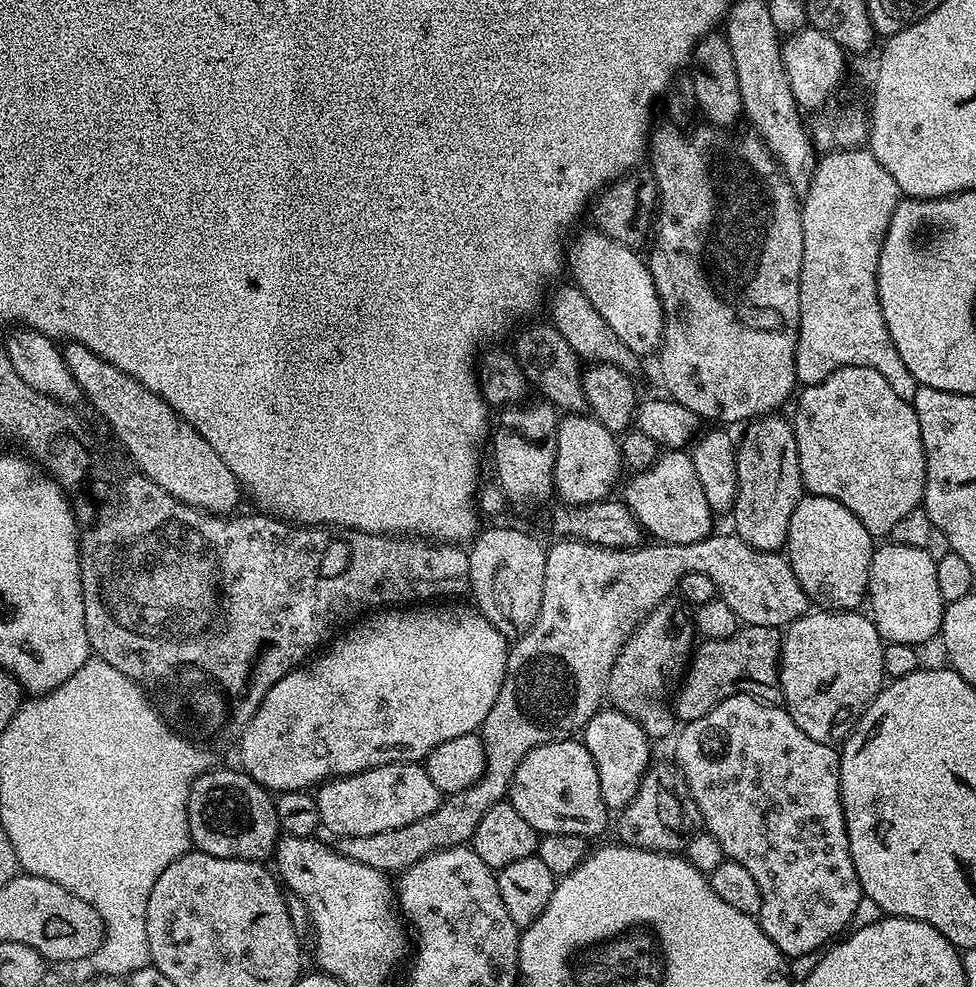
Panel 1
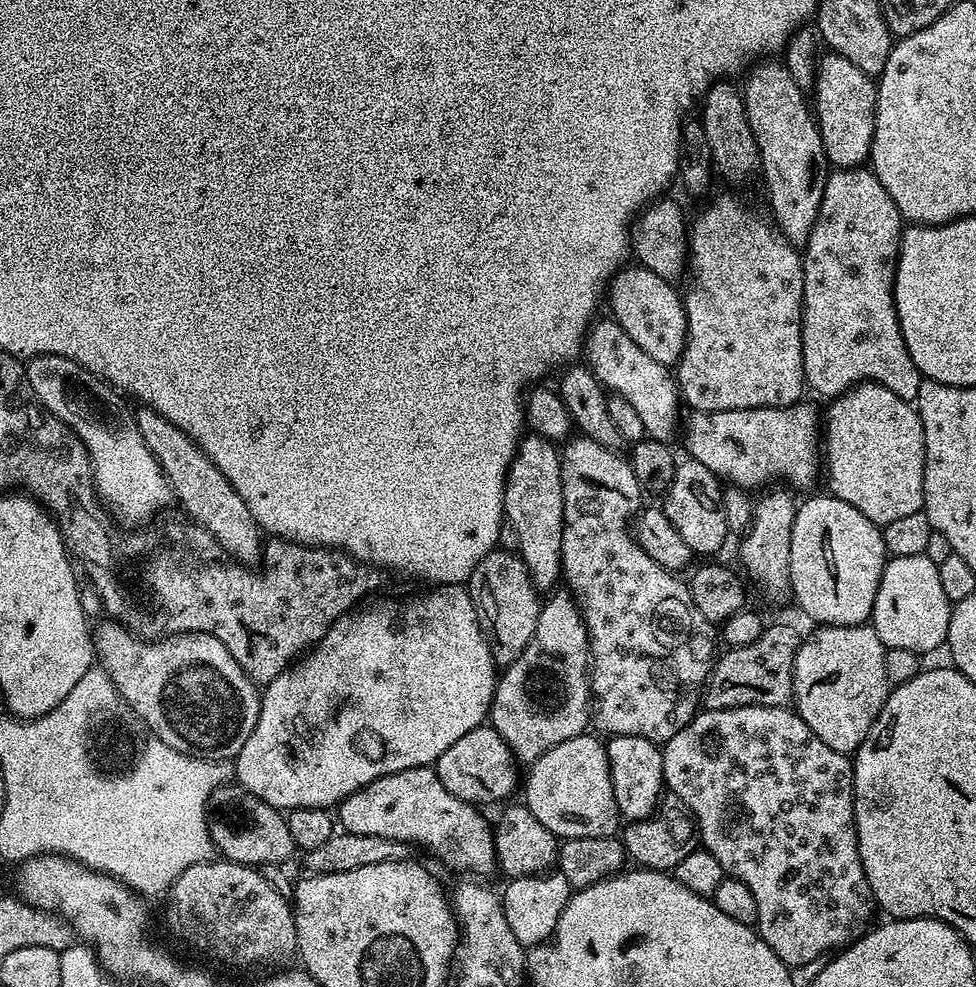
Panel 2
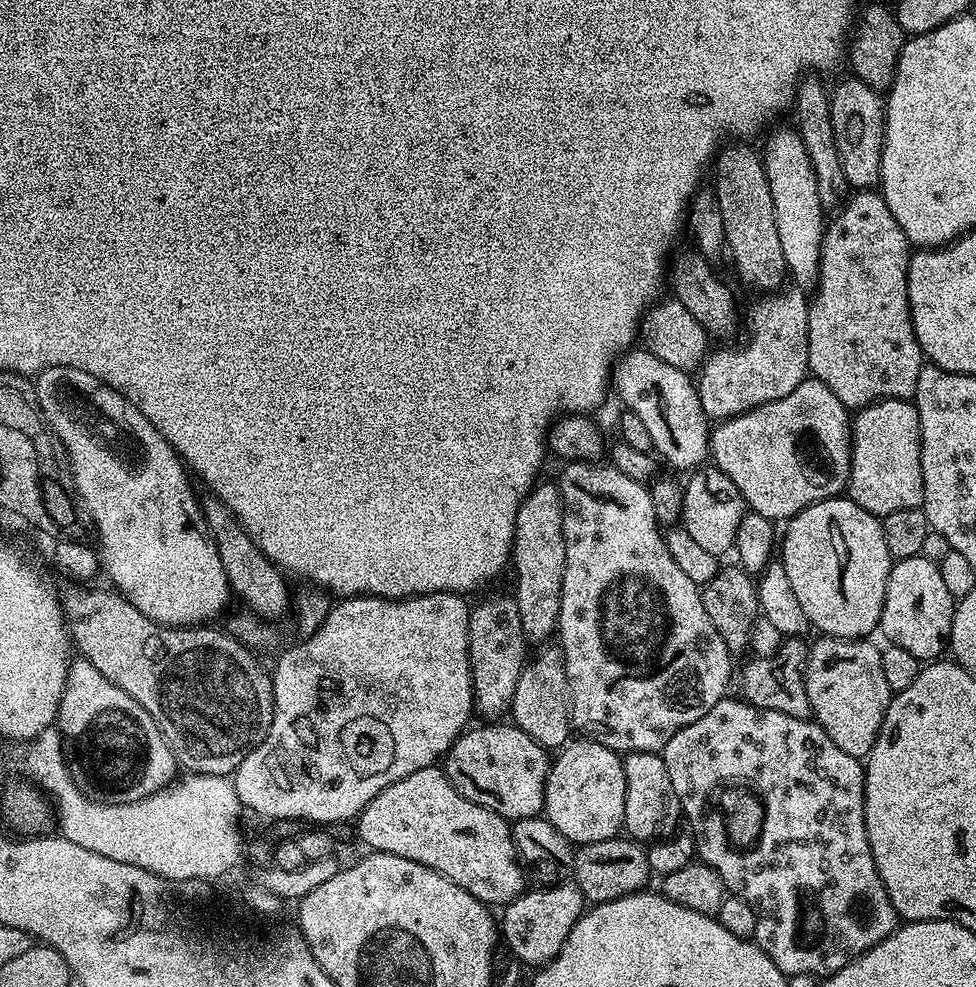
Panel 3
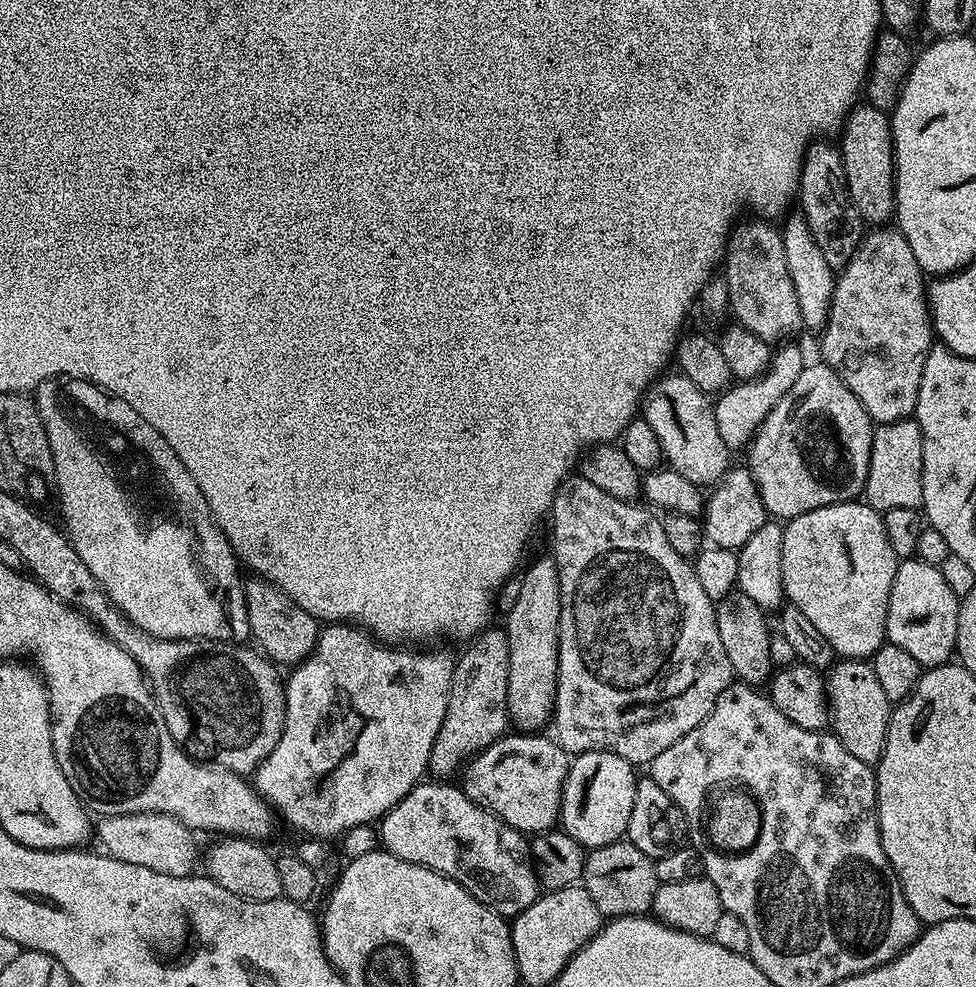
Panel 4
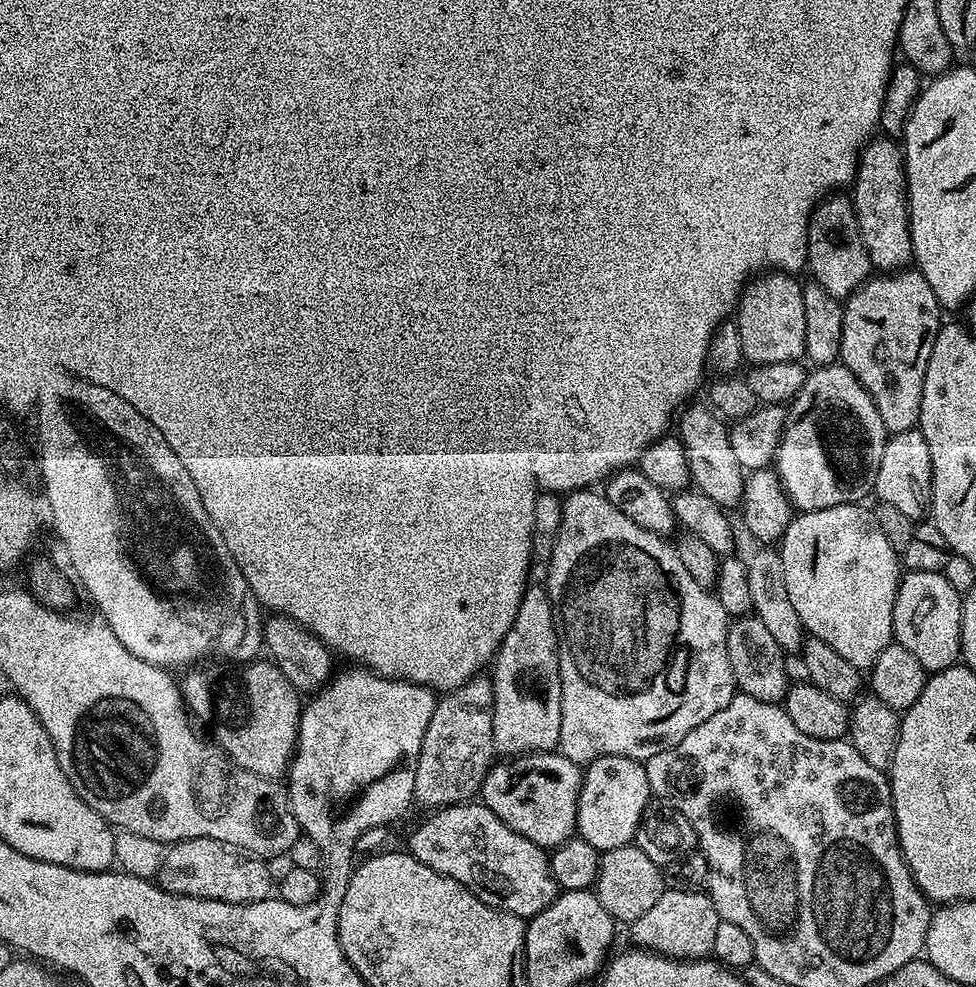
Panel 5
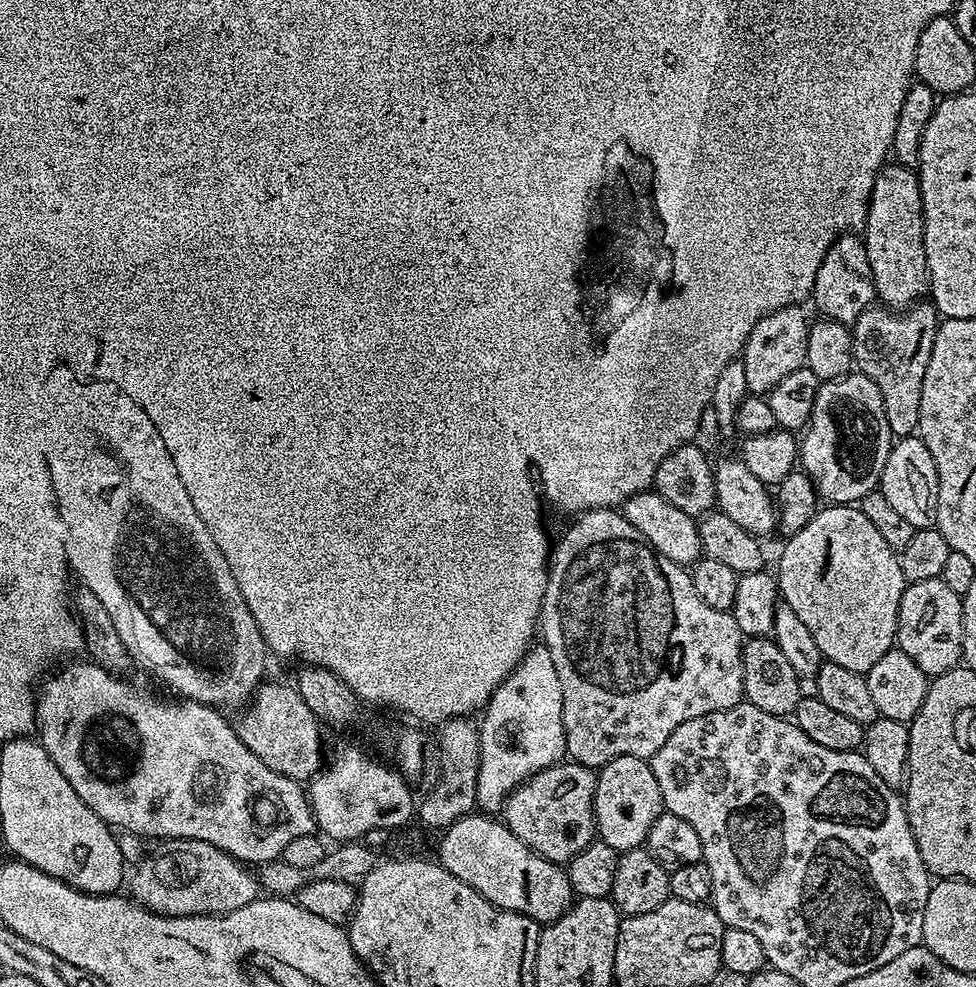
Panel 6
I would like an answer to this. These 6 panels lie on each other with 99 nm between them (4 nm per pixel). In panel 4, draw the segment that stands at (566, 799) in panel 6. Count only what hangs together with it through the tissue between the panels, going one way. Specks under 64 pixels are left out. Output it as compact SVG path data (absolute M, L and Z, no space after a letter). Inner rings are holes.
M505 734L473 756L463 769L466 795L521 834L550 832L560 819L562 790L568 777L569 753L551 735Z

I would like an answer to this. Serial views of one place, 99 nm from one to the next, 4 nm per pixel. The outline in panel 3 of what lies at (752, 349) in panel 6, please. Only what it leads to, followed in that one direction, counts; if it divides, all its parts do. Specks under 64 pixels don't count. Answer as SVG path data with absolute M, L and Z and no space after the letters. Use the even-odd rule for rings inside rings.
M732 142L732 145L725 145L715 157L712 171L716 176L714 189L717 202L719 202L720 212L722 214L722 223L724 224L725 240L729 257L732 256L732 262L739 278L750 288L758 290L757 292L777 291L784 283L787 277L787 268L785 258L782 255L782 246L779 244L778 228L774 221L773 194L770 193L769 180L766 178L763 161L755 152L742 145L742 142Z

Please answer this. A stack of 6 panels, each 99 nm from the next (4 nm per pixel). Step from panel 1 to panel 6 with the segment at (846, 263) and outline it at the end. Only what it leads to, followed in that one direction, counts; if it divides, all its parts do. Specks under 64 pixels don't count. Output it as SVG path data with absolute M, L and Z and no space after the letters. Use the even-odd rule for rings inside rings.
M920 302L903 314L883 306L867 308L851 329L855 367L882 393L882 406L893 437L911 436L920 427L922 378L926 378L937 323L936 305Z

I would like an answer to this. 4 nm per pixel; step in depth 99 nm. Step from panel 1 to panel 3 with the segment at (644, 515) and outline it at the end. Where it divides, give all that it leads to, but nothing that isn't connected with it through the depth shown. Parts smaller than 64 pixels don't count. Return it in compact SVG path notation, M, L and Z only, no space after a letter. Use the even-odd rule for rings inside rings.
M701 466L691 473L688 482L683 485L684 505L681 508L682 527L702 546L718 558L723 552L731 553L738 534L738 522L742 522L746 505L738 486L726 478L715 466Z

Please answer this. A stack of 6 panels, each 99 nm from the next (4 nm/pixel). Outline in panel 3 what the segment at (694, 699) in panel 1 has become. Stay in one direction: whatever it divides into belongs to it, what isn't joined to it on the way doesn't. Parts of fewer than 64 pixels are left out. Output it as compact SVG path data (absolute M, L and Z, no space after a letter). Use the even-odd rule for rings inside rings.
M788 638L779 650L770 657L753 655L744 664L744 669L734 676L735 695L766 710L778 710L778 714L790 714L790 718L807 720L812 715L810 698L806 698L804 685L804 665L808 662L809 645L800 638Z

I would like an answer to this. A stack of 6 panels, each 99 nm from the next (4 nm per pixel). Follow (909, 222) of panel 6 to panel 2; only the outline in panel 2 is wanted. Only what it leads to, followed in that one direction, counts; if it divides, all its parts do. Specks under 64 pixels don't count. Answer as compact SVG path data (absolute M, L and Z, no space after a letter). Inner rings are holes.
M825 51L814 69L814 115L820 130L822 146L829 165L836 168L859 168L872 155L872 139L876 125L877 81L862 74L850 58Z

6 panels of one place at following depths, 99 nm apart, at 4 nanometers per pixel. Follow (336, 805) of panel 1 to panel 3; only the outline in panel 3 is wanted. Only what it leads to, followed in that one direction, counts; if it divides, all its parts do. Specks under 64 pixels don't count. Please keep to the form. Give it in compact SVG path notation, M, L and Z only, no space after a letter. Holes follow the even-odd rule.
M443 767L414 770L414 774L406 774L406 778L386 786L382 794L375 796L362 809L354 821L354 827L365 849L394 854L398 858L410 858L422 866L434 868L486 905L503 906L518 899L526 890L526 872L520 857L516 855L509 821L497 812L470 802L470 798L462 798L462 794L454 790L445 776Z

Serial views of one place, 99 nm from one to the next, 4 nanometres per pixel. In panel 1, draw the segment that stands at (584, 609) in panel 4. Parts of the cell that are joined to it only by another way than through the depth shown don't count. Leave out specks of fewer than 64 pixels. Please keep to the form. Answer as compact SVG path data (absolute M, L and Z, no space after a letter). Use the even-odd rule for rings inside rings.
M564 414L559 417L556 426L556 461L552 483L555 495L560 495L565 505L594 504L599 500L609 499L613 495L612 487L616 483L621 483L620 468L622 469L621 441L617 433L606 430L606 426L602 426L602 422L598 422L591 414ZM668 606L655 608L645 620L636 625L616 655L614 670L608 679L606 696L610 704L612 700L611 707L634 718L645 734L656 742L663 736L671 737L678 728L673 711L662 703L662 694L667 692L672 680L679 681L685 675L686 665L694 651L694 628L689 621L688 624L682 617L675 616Z

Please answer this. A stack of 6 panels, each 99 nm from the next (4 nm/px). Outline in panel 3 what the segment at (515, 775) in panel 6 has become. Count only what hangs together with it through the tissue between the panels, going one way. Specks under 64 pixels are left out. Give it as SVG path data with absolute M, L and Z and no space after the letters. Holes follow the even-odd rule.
M537 483L520 503L512 539L511 567L516 567L514 599L529 641L544 640L557 631L562 606L562 578L566 570L566 542L562 534L564 503L555 483Z

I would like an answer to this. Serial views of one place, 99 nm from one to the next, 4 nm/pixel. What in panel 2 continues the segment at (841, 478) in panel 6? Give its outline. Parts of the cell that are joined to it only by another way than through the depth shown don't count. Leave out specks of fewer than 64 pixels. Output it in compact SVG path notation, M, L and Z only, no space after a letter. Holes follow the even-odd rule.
M804 403L784 408L689 411L688 421L686 416L682 424L685 453L702 462L717 478L745 490L763 489L779 481L779 476L793 489L808 488L822 476L822 412Z

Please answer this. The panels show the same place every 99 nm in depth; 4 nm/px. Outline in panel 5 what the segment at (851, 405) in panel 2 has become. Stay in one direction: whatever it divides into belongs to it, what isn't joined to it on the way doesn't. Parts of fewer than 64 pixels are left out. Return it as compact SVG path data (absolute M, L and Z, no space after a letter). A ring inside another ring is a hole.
M918 430L898 432L889 435L882 450L882 463L878 466L878 478L874 496L879 503L889 504L902 510L914 522L920 522L929 515L932 506L932 463L930 446Z

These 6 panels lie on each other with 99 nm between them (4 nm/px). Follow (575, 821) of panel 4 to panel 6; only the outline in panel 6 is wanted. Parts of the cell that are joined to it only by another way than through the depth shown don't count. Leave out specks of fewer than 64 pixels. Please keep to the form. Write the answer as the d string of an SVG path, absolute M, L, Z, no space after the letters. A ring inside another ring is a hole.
M623 756L599 769L592 809L599 839L604 840L606 846L615 848L617 853L641 847L647 841L650 826L654 826L654 820L665 811L662 790L658 790L658 778L654 778L651 763L642 758Z

